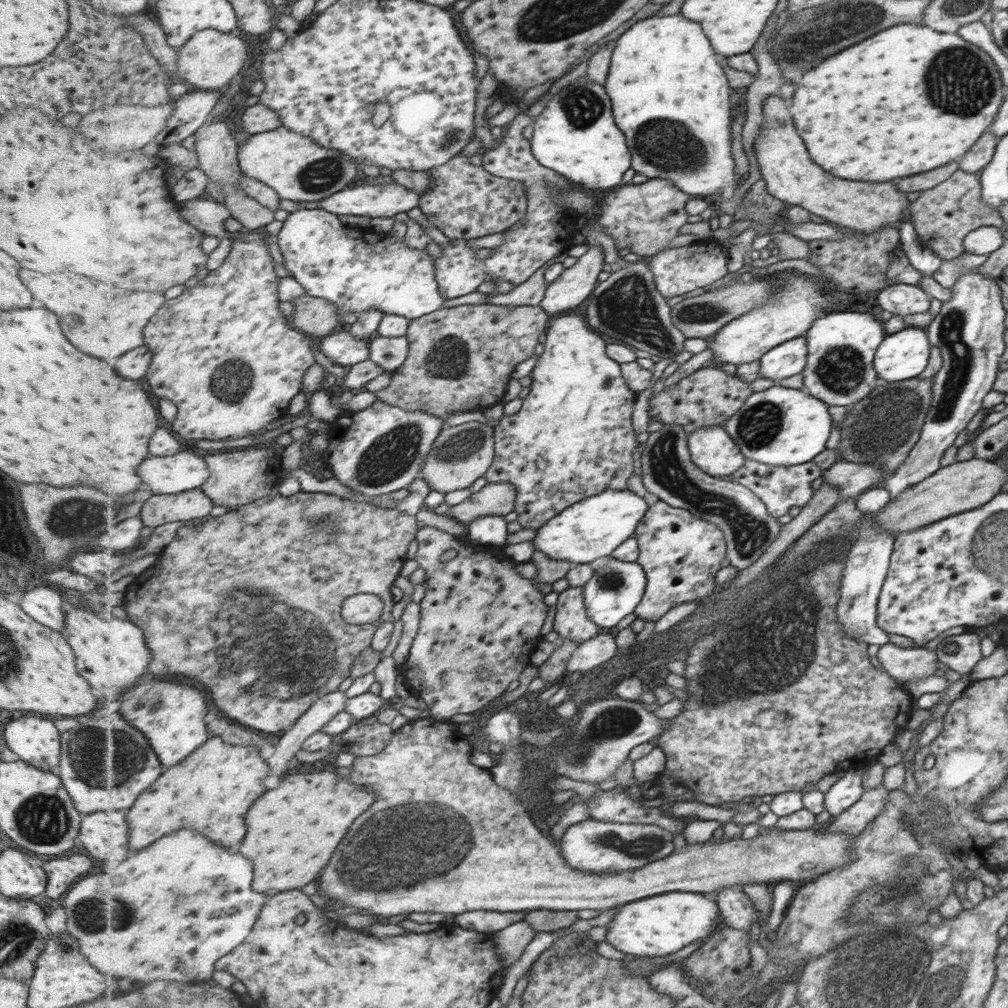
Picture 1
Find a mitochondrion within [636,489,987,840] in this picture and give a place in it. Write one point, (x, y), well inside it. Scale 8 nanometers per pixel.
(773, 648)

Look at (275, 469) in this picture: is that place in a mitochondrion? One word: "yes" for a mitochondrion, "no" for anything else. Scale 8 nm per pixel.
no

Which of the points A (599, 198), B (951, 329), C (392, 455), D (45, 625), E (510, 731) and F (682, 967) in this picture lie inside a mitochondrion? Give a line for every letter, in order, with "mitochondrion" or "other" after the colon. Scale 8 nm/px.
A: other
B: mitochondrion
C: mitochondrion
D: other
E: other
F: other

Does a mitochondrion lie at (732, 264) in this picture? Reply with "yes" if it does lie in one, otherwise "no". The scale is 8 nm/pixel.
no

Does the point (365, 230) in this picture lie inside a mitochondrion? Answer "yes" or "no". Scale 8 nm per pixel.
no

